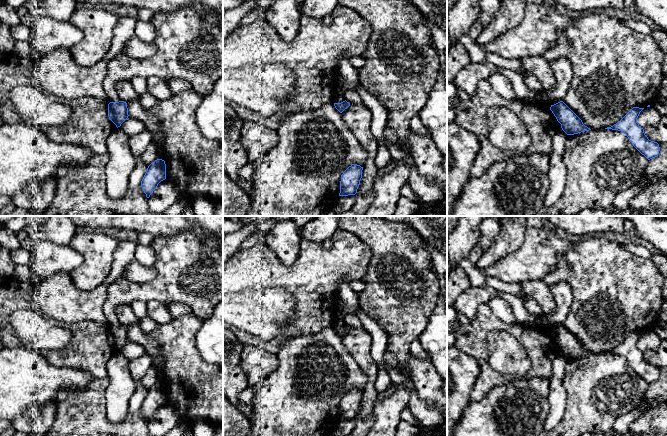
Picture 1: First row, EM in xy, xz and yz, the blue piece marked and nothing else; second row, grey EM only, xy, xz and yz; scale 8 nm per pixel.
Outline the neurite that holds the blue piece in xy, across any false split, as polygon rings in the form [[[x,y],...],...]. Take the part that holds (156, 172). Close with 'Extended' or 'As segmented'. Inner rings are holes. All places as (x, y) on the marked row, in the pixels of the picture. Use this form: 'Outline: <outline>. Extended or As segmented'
Outline: [[[157,159],[152,162],[141,181],[141,187],[149,198],[153,191],[157,188],[158,184],[166,179],[166,164],[162,159]]]. As segmented

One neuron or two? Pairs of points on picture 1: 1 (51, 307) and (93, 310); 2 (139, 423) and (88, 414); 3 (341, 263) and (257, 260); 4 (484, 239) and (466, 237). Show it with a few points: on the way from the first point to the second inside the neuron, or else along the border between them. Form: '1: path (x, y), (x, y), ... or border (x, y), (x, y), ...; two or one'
1: path (61, 307), (83, 307); one
2: path (126, 425), (101, 425); one
3: path (320, 270), (278, 271); one
4: border (480, 226), (480, 236), (477, 245); two

